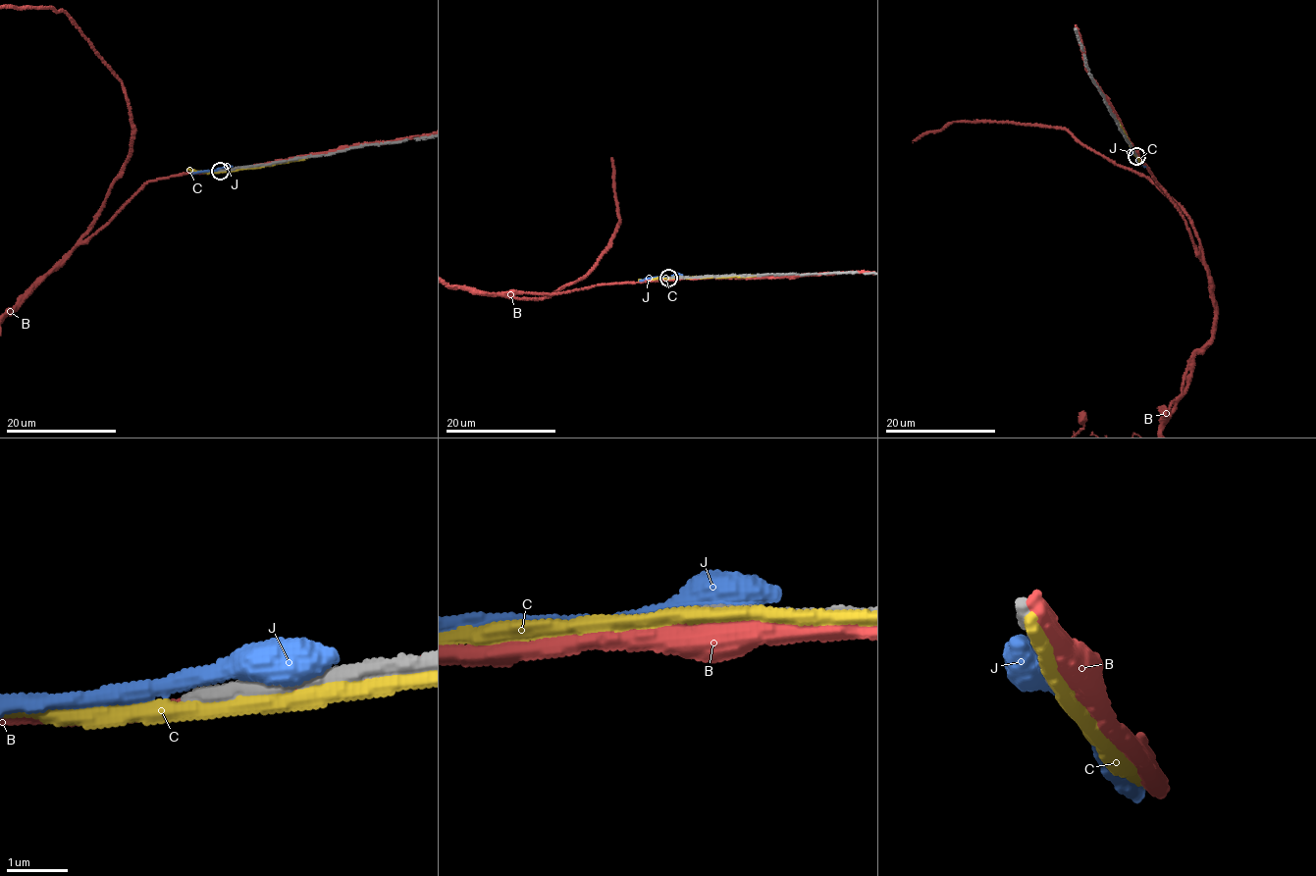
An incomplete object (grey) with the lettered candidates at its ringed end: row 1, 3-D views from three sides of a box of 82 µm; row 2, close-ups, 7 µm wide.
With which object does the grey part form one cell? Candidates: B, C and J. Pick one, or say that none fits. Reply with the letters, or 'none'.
none

